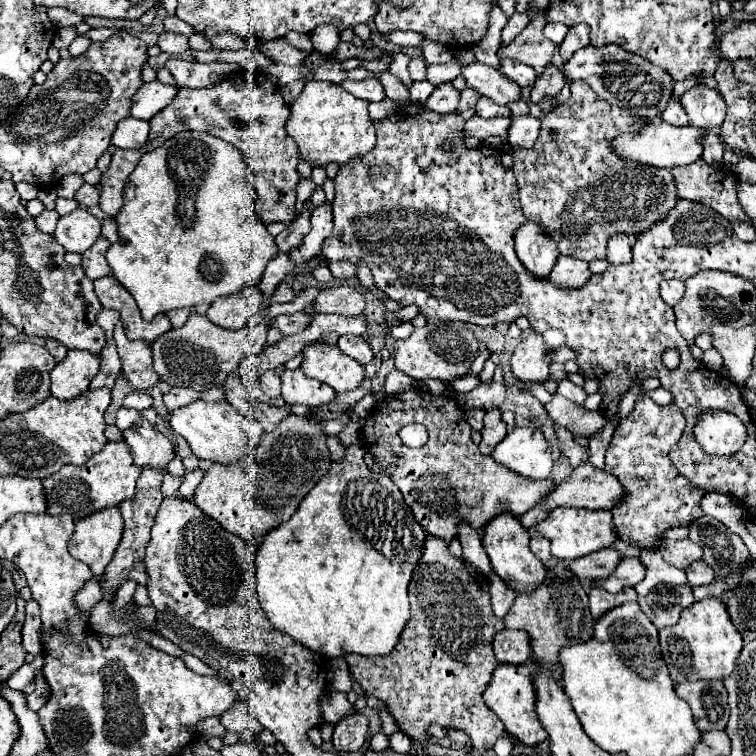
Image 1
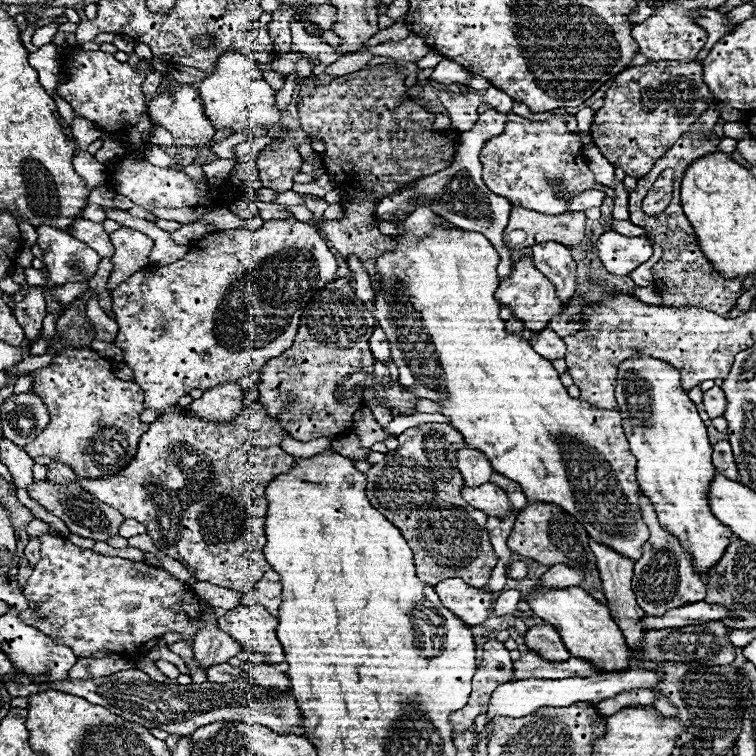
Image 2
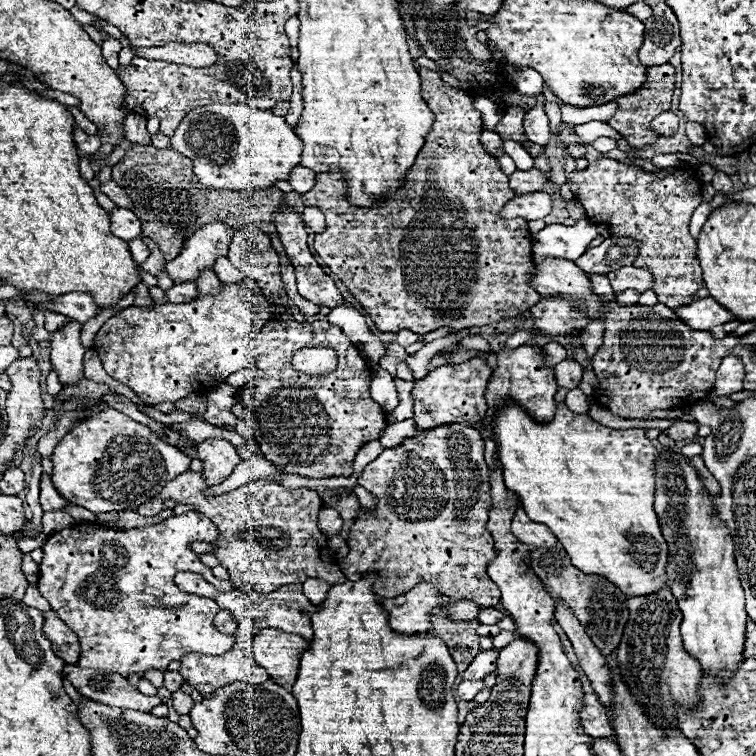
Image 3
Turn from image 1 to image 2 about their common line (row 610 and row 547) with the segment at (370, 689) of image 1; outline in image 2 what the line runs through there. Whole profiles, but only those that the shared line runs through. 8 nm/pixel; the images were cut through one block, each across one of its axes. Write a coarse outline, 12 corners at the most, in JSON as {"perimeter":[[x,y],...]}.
{"perimeter":[[450,424],[398,436],[366,472],[424,584],[482,588],[498,556],[460,498]]}

